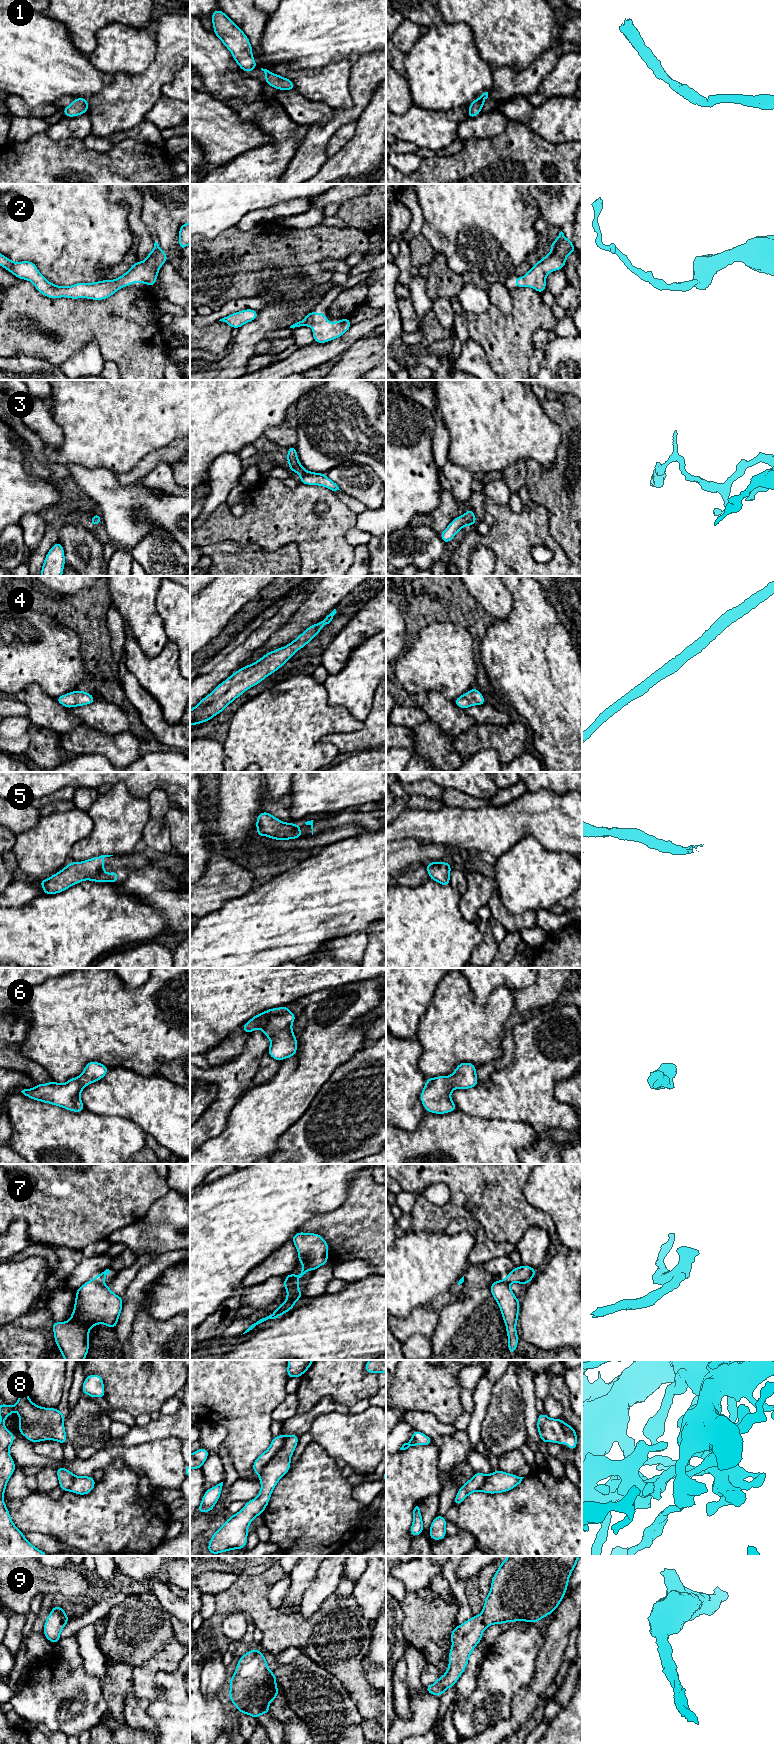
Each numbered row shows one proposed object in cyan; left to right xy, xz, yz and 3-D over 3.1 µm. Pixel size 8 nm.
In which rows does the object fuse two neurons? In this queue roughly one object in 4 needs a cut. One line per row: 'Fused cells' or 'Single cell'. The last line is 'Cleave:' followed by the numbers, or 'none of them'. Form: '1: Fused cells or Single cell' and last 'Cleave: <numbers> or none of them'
1: Single cell
2: Single cell
3: Single cell
4: Single cell
5: Single cell
6: Single cell
7: Fused cells
8: Single cell
9: Single cell
Cleave: 7

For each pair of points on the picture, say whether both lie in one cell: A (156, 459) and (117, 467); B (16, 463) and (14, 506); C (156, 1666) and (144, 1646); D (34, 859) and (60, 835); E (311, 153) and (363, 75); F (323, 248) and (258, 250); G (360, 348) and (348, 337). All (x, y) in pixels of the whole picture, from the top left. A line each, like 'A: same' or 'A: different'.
A: different
B: same
C: different
D: same
E: same
F: same
G: different

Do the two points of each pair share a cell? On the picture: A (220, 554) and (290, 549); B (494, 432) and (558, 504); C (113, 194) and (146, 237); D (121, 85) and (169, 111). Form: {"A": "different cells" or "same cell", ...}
{"A": "same cell", "B": "different cells", "C": "same cell", "D": "different cells"}

